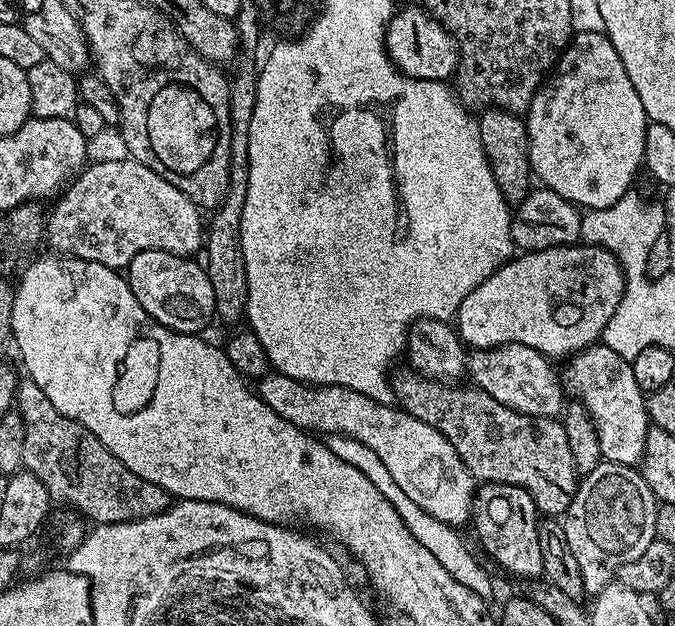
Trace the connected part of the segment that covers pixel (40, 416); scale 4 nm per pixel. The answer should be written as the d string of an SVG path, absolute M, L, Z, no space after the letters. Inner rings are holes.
M27 378L21 379L16 386L15 407L24 420L26 430L26 442L22 446L22 458L24 468L36 475L38 482L46 486L46 490L52 495L53 501L64 506L73 506L89 521L96 524L121 524L131 520L141 520L147 516L157 516L159 512L167 512L170 507L170 497L162 490L162 486L154 486L154 482L146 482L146 478L138 478L134 470L126 470L102 442L86 426L74 422L74 418L66 418L58 410L54 410L54 402L42 394L42 390L34 381Z

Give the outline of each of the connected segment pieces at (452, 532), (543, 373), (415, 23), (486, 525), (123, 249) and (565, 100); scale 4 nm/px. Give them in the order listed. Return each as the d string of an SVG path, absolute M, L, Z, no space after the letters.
M333 435L328 440L327 446L330 450L334 450L334 454L338 454L338 458L350 462L350 466L358 466L358 470L362 470L366 474L366 478L370 478L370 482L392 503L394 510L398 510L398 514L404 520L404 525L410 530L410 534L414 538L418 538L418 542L422 542L422 546L426 546L426 550L430 550L430 554L438 557L442 566L446 566L446 570L455 580L462 582L470 590L474 590L474 594L478 594L484 600L493 599L492 580L480 569L480 564L472 557L471 550L464 545L463 538L456 533L459 531L451 524L438 522L438 518L426 514L426 510L422 510L422 506L410 502L410 498L406 498L402 486L398 486L398 482L394 482L394 478L390 478L390 470L386 470L386 466L382 466L378 454L374 454L374 450L370 450L370 446L362 446L362 442L351 440L348 436L338 435Z
M499 344L497 348L477 348L475 350L469 351L466 356L466 372L470 377L472 375L471 383L475 387L481 388L486 394L490 394L490 398L494 398L498 402L502 402L504 406L510 406L516 412L521 412L524 416L550 416L553 418L559 417L561 415L562 409L566 404L566 393L562 387L561 379L552 370L553 361L547 356L543 356L538 350L534 350L530 346L522 346L521 344Z
M423 7L404 8L395 13L384 34L384 47L400 71L419 80L451 81L460 65L460 46L456 37L446 31Z
M481 483L476 489L476 498L472 502L471 523L476 524L476 536L480 544L509 572L512 576L521 576L527 582L535 581L543 577L544 567L542 566L542 546L538 542L538 530L540 529L541 517L534 498L522 486L513 484L489 484Z
M123 158L124 160L100 160L97 164L89 163L59 193L56 205L53 206L52 212L47 213L46 216L46 244L48 244L53 253L61 256L76 256L79 260L93 260L102 266L110 266L117 270L127 269L128 263L134 258L134 254L138 254L142 250L166 250L170 254L178 254L179 256L187 256L189 258L195 257L201 251L202 245L205 243L206 224L205 221L200 221L202 215L201 209L194 203L186 194L182 194L182 190L178 190L178 186L170 186L170 182L166 182L166 178L162 178L158 174L154 174L154 170L150 170L150 166L146 166L142 162L133 160L131 158Z
M576 32L560 55L554 71L532 99L526 113L528 157L535 179L543 187L562 194L570 203L584 210L609 208L618 198L629 195L636 171L644 163L643 143L650 123L642 98L618 58L618 50L603 32Z

